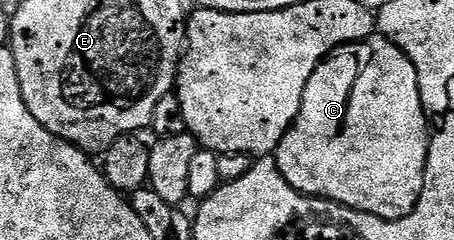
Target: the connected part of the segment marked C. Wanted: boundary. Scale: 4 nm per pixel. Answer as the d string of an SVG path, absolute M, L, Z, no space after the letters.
M372 35L365 41L353 41L349 45L341 45L331 56L320 61L305 87L305 95L298 115L291 122L291 127L281 139L281 143L275 148L273 160L291 187L304 197L324 197L327 201L336 201L339 205L373 215L380 221L401 221L405 215L409 215L415 210L419 202L419 196L423 190L423 180L427 174L428 152L429 114L423 108L423 91L419 88L417 71L411 60L404 55L403 50L397 48L392 41L388 41L382 35Z

